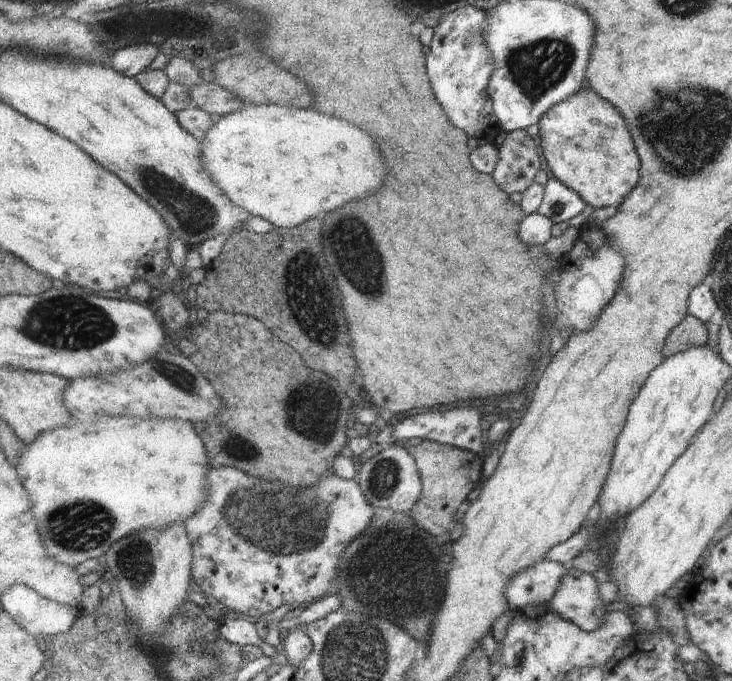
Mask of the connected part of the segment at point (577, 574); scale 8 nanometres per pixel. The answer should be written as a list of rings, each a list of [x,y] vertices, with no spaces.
[[[568,566],[555,598],[549,604],[550,609],[586,633],[599,628],[607,604],[599,599],[596,581],[594,576]]]

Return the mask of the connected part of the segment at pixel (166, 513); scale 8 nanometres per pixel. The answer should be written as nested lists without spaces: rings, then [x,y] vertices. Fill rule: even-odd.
[[[106,416],[94,423],[84,423],[76,420],[75,423],[69,424],[67,427],[45,431],[35,439],[35,442],[26,445],[26,449],[20,456],[20,465],[17,470],[20,472],[25,488],[32,498],[32,509],[40,526],[38,531],[50,555],[56,561],[75,567],[83,564],[89,558],[99,558],[99,556],[105,555],[113,546],[113,543],[126,536],[135,535],[145,529],[164,529],[174,524],[181,525],[186,520],[191,519],[192,516],[195,516],[204,507],[209,496],[208,472],[211,464],[208,458],[205,444],[203,444],[201,438],[197,438],[197,432],[195,432],[191,422],[185,422],[185,420],[181,419],[140,419],[124,416]]]

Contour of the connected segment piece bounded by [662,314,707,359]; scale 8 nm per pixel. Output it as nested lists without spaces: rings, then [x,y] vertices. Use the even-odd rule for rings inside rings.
[[[686,314],[681,322],[673,327],[665,337],[662,357],[668,359],[670,356],[683,352],[688,348],[706,345],[706,340],[705,325],[695,317]]]

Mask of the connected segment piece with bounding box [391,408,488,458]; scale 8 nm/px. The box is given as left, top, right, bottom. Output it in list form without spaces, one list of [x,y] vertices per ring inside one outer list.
[[[459,408],[449,412],[431,412],[429,414],[418,414],[401,421],[397,428],[393,429],[391,439],[409,440],[415,436],[421,439],[431,439],[440,443],[450,444],[451,447],[459,447],[466,451],[478,454],[482,458],[487,455],[488,444],[479,426],[479,410],[477,408]]]

